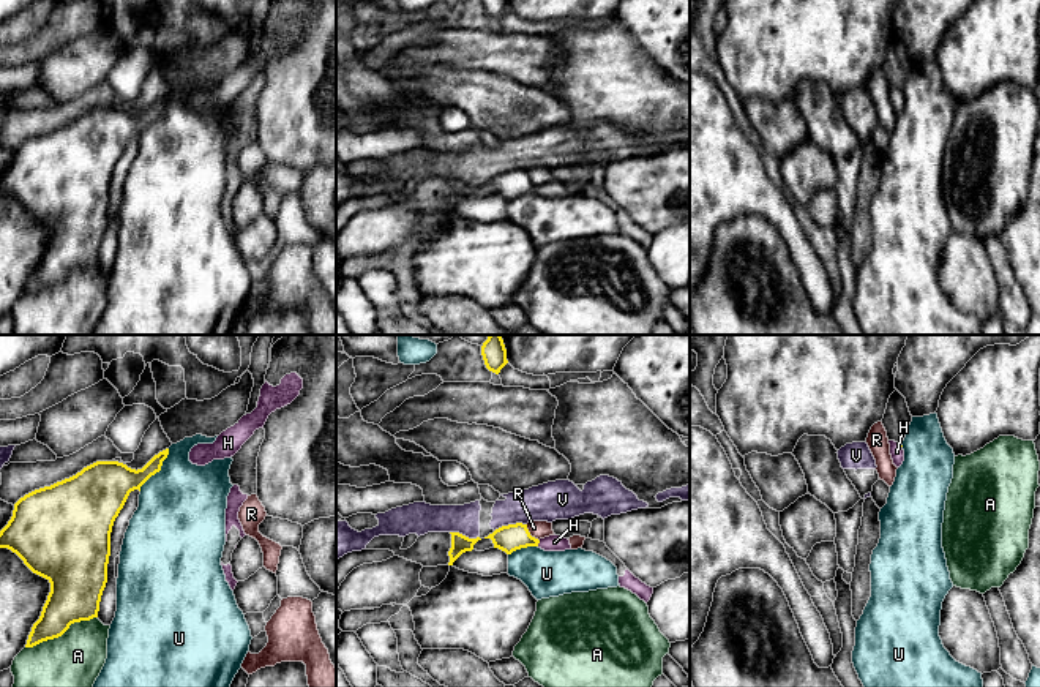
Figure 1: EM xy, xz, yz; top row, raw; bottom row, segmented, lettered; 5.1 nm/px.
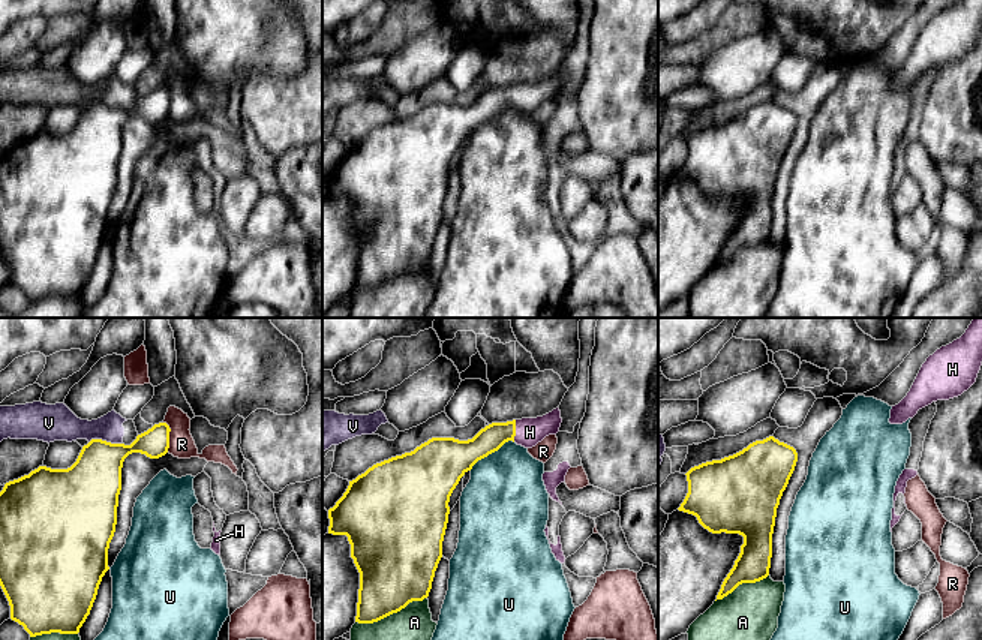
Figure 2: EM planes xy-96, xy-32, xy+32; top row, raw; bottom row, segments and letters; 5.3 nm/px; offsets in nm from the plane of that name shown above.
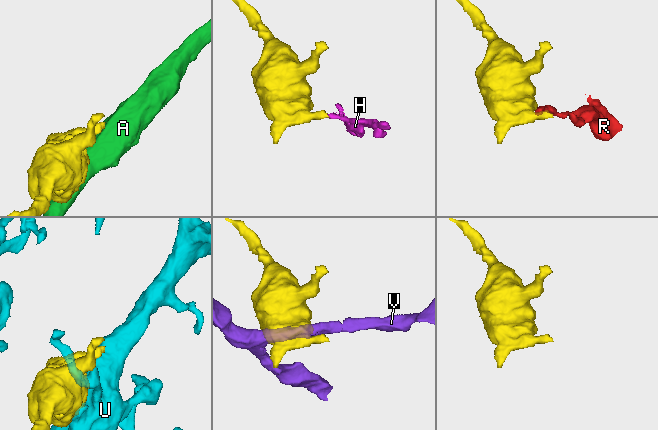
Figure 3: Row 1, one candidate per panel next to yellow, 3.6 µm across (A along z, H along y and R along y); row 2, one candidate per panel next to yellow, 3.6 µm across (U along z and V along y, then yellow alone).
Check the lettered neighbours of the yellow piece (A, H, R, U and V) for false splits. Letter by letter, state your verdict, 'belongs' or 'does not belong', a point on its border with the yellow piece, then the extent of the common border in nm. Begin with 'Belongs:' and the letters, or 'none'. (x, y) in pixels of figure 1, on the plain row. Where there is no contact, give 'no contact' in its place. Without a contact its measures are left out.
Belongs: H
A: does not belong; meets yellow in xy at (60, 281); contact 400 nm long
H: belongs; meets yellow in xz at (538, 188); contact 40 nm long
R: does not belong; meets yellow in xz at (529, 180); contact 110 nm long
U: does not belong; meets yellow in xy at (158, 117); contact 260 nm long
V: does not belong; meets yellow in xz at (510, 171); contact 170 nm long

